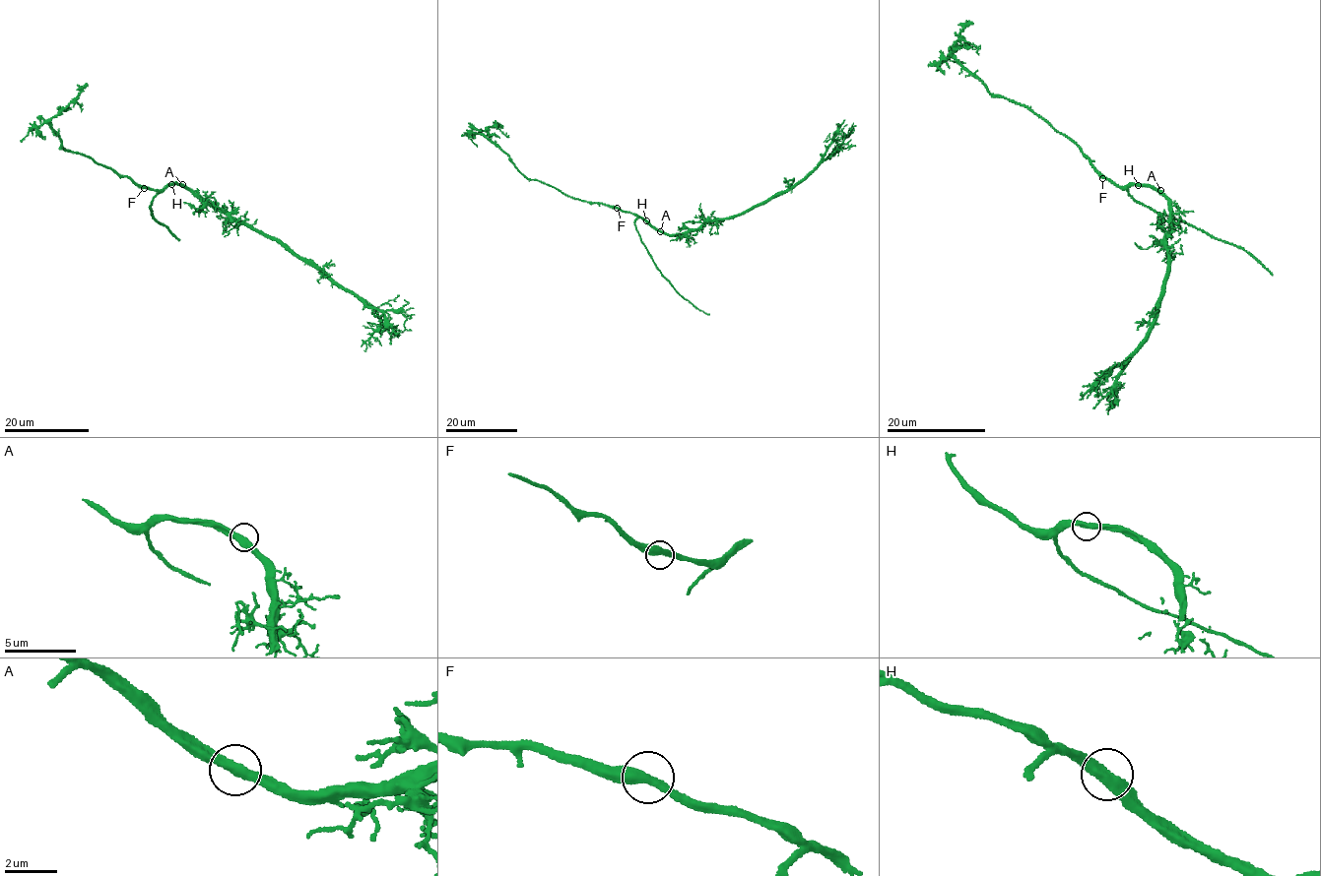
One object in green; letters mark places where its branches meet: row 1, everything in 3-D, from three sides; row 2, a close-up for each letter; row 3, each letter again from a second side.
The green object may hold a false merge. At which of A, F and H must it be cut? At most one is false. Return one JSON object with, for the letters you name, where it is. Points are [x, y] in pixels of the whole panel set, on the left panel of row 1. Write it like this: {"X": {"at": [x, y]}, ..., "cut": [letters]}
{"cut": []}

